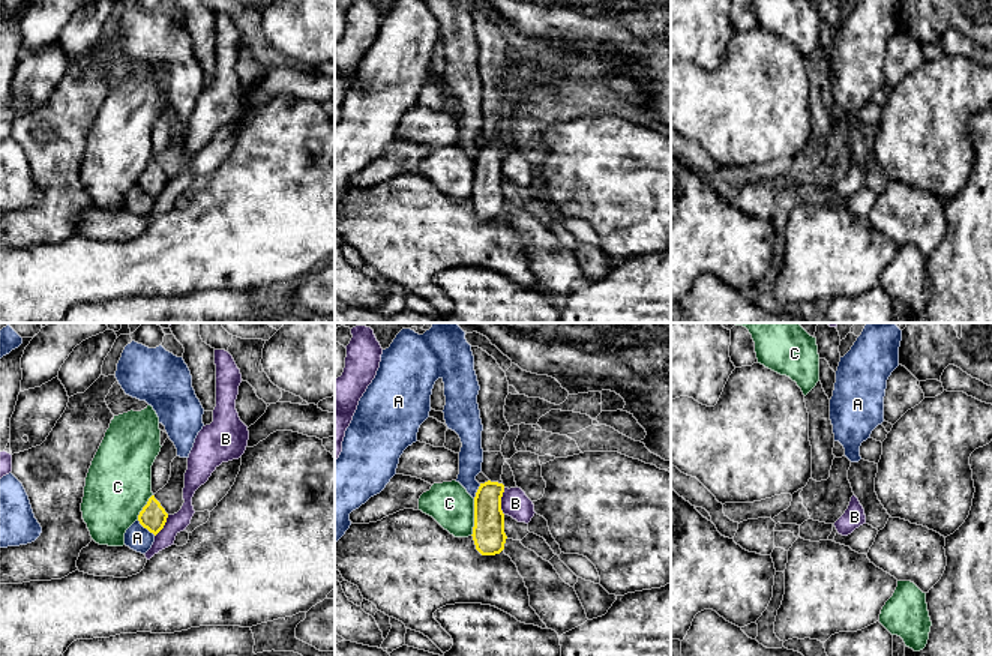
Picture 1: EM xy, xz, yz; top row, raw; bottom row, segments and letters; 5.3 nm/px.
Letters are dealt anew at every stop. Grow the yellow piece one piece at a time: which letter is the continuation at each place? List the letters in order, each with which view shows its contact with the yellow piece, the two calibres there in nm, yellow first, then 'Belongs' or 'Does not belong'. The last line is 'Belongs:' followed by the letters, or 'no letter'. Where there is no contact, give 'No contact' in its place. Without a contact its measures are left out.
A: Touches yellow in xy. Thickness 140 nm (yellow) against 140 nm. Does not belong
B: Touches yellow in xz. Thickness 180 nm (yellow) against 150 nm. Does not belong
C: Touches yellow in xz. Thickness 180 nm (yellow) against 240 nm. Does not belong
Belongs: no letter

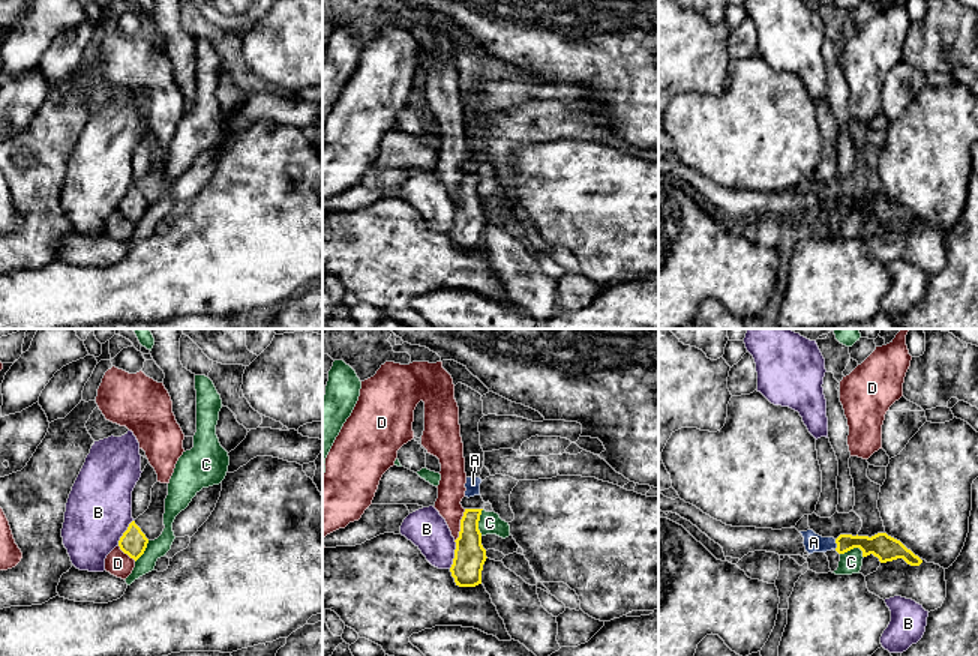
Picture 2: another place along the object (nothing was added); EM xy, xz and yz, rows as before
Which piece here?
A: Touches yellow in yz. Thickness 140 nm (yellow) against 100 nm. Belongs
B: Touches yellow in xz. Thickness 170 nm (yellow) against 220 nm. Does not belong
C: Touches yellow in yz. Thickness 140 nm (yellow) against 120 nm. Does not belong
D: Touches yellow in xz. Thickness 170 nm (yellow) against 140 nm. Does not belong
Belongs: A

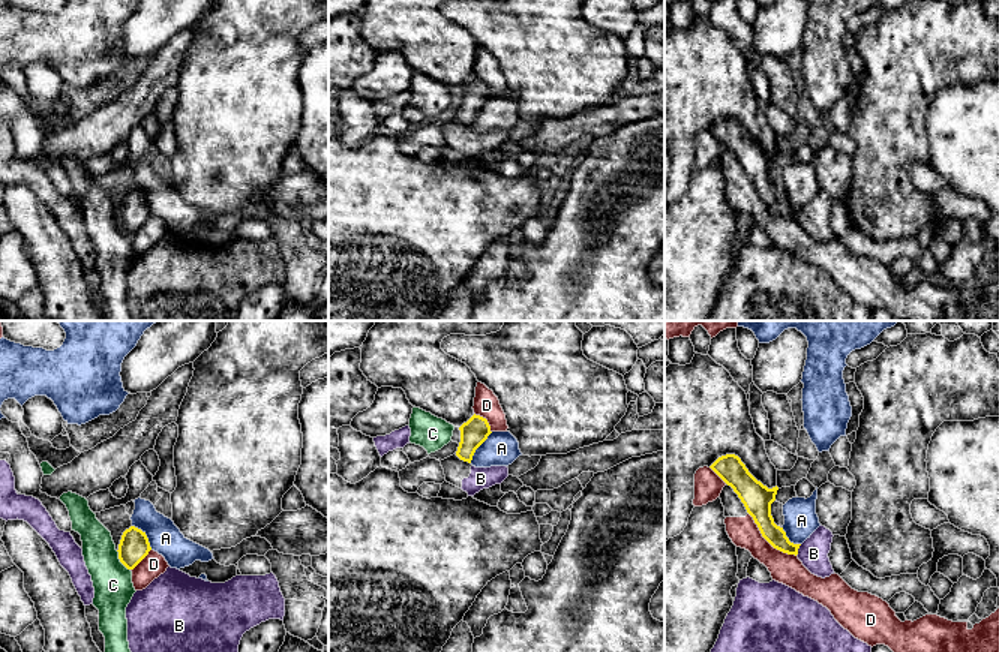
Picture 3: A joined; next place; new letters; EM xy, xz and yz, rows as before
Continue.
A: Touches yellow in xz. Thickness 150 nm (yellow) against 190 nm. Does not belong
B: Touches yellow in yz. Thickness 100 nm (yellow) against 160 nm. Does not belong
C: Touches yellow in xy. Thickness 160 nm (yellow) against 220 nm. Does not belong
D: Touches yellow in yz. Thickness 160 nm (yellow) against 160 nm. Does not belong
Belongs: no letter

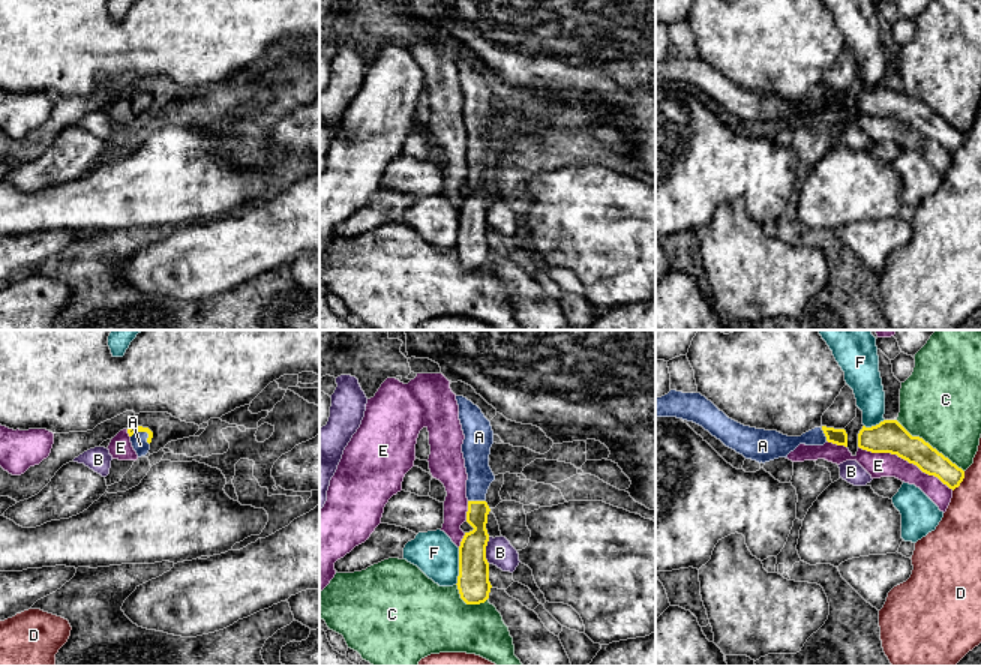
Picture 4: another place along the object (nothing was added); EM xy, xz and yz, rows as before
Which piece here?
A: Touches yellow in xy. Thickness 50 nm (yellow) against 90 nm. Belongs
B: Touches yellow in xz. Thickness 180 nm (yellow) against 150 nm. Does not belong
C: Touches yellow in yz. Thickness 180 nm (yellow) against 440 nm. Does not belong
D: Touches yellow in yz. Thickness 140 nm (yellow) against 220 nm. Does not belong
E: Touches yellow in yz. Thickness 180 nm (yellow) against 130 nm. Does not belong
F: Touches yellow in xz. Thickness 180 nm (yellow) against 240 nm. Does not belong
Belongs: A

